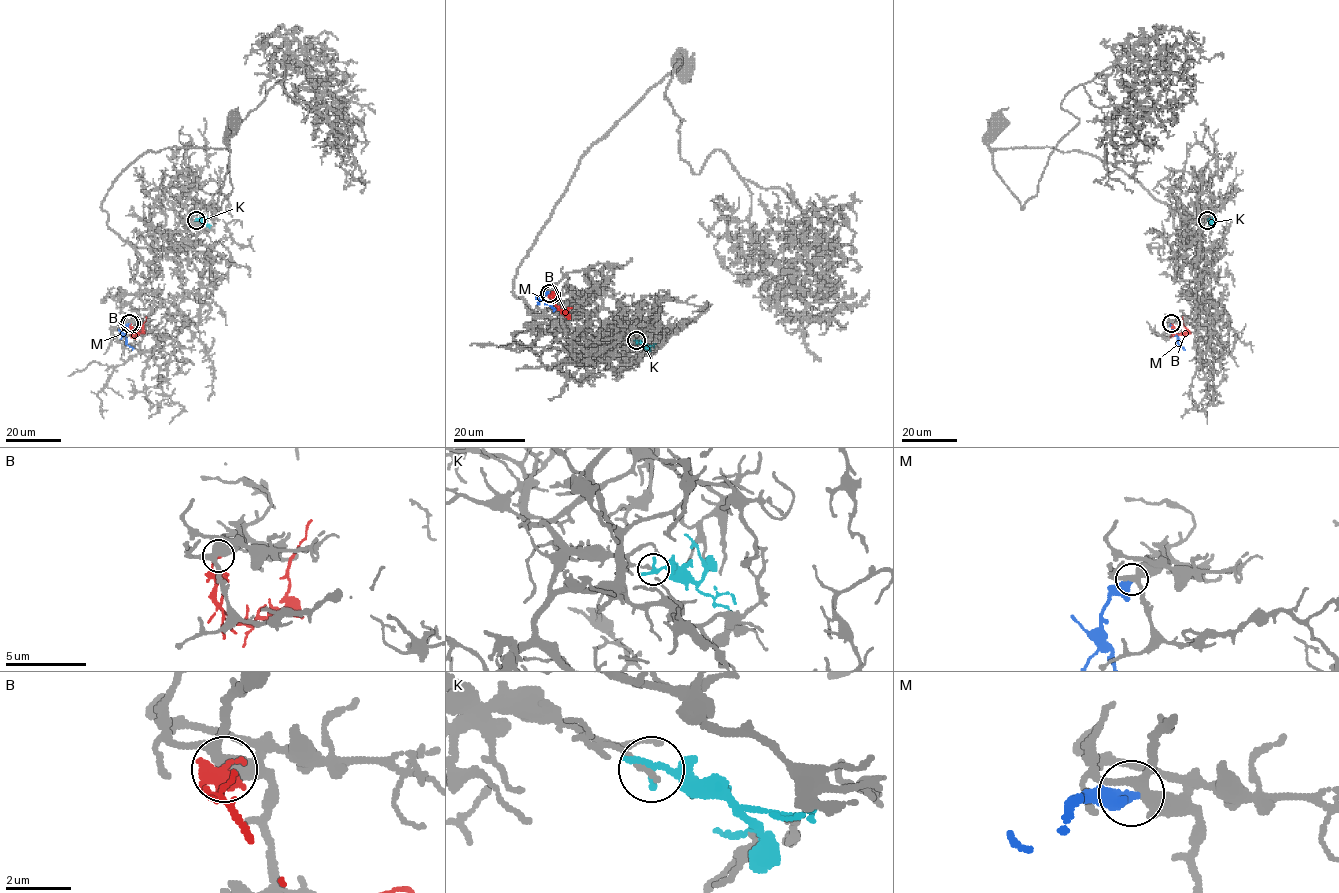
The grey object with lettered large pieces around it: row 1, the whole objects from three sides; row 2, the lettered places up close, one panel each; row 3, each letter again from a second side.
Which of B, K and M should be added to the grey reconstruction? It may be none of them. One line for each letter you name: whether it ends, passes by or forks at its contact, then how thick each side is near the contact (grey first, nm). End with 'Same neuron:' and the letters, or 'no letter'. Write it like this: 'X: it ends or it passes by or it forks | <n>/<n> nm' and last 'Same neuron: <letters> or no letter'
M: it ends | 320/440 nm
Same neuron: M

